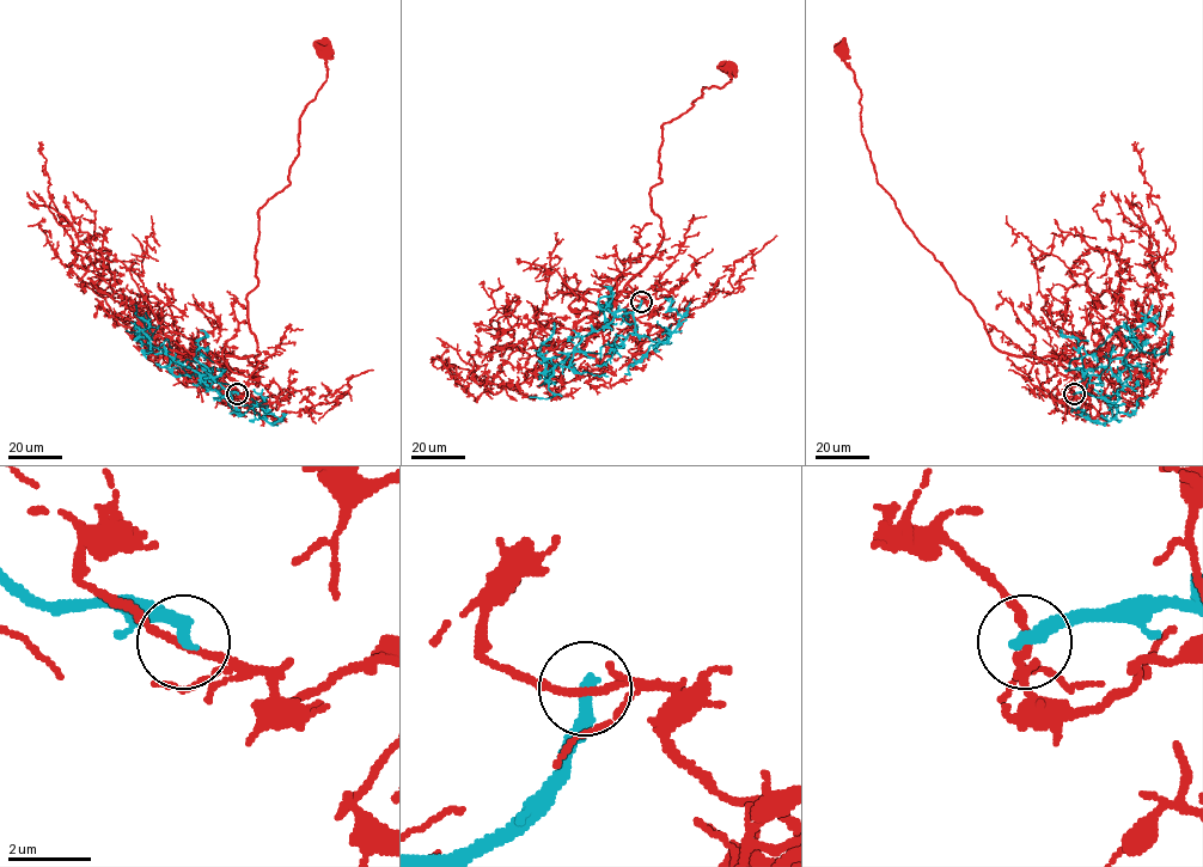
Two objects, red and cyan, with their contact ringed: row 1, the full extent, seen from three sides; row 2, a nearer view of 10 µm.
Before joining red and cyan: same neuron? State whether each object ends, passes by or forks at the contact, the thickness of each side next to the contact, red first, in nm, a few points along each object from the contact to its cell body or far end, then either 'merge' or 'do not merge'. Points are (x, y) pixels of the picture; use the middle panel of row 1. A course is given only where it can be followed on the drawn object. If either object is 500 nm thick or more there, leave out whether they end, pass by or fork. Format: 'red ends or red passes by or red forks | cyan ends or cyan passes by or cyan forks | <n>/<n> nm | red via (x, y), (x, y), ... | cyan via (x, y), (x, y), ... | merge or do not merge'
red passes by | cyan ends | 170/360 nm | red via (641, 301), (654, 311), (626, 318), (629, 282), (663, 237), (649, 195), (661, 126), (730, 68) | cyan via (641, 301), (633, 311), (584, 336), (557, 365), (548, 382), (553, 396), (530, 397) | do not merge

